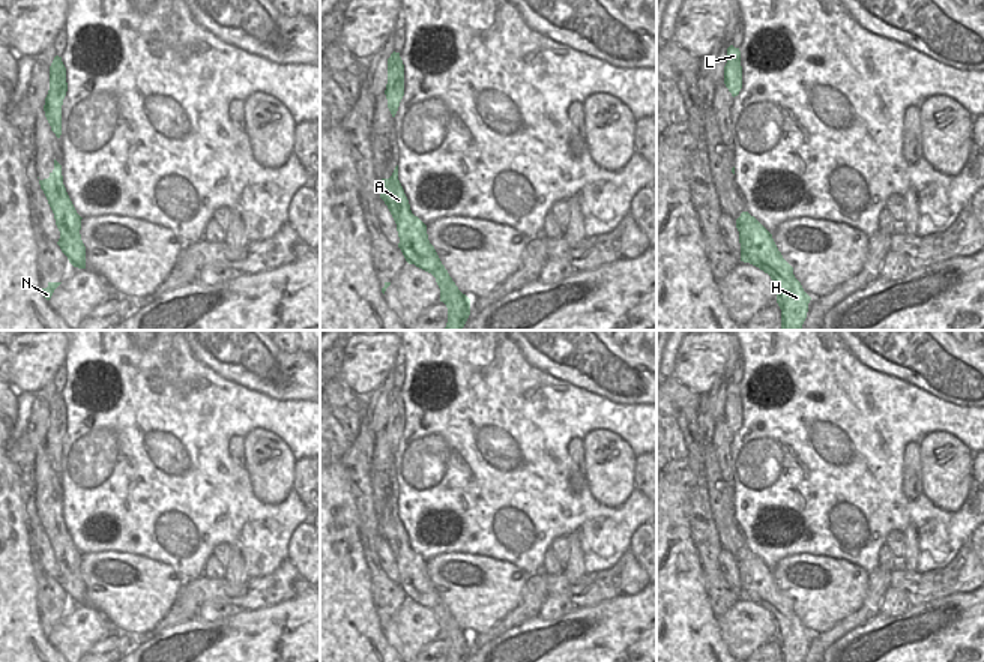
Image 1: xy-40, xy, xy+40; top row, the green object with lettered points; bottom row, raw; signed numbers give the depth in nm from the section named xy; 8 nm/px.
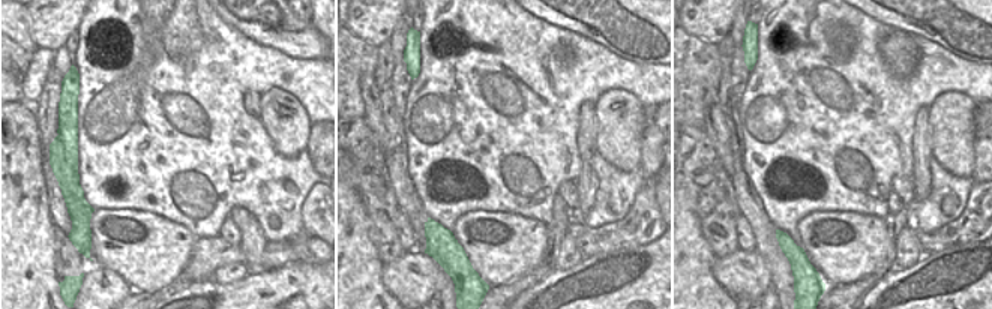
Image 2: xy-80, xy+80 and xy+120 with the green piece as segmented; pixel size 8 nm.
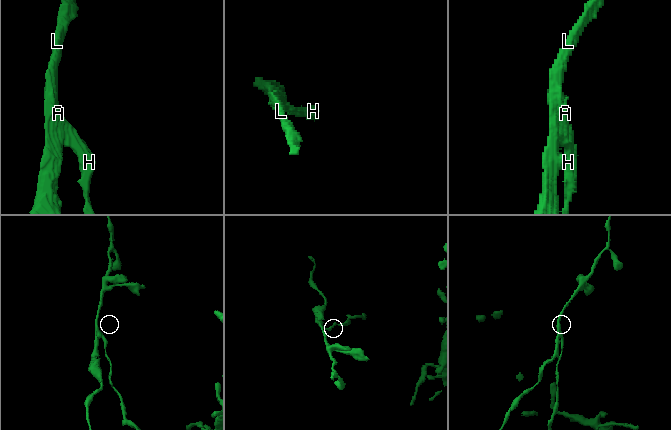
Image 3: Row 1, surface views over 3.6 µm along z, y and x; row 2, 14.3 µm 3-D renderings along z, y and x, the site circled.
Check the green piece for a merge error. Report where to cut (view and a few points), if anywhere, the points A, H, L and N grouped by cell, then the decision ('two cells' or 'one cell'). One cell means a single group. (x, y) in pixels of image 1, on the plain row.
cut xy (422, 559), (413, 566), (412, 578), (416, 595), (412, 599); groups A L N / H; two cells

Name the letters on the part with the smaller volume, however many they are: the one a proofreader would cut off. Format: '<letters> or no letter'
H

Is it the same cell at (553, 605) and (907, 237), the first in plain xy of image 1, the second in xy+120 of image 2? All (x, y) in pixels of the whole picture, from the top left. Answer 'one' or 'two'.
one

